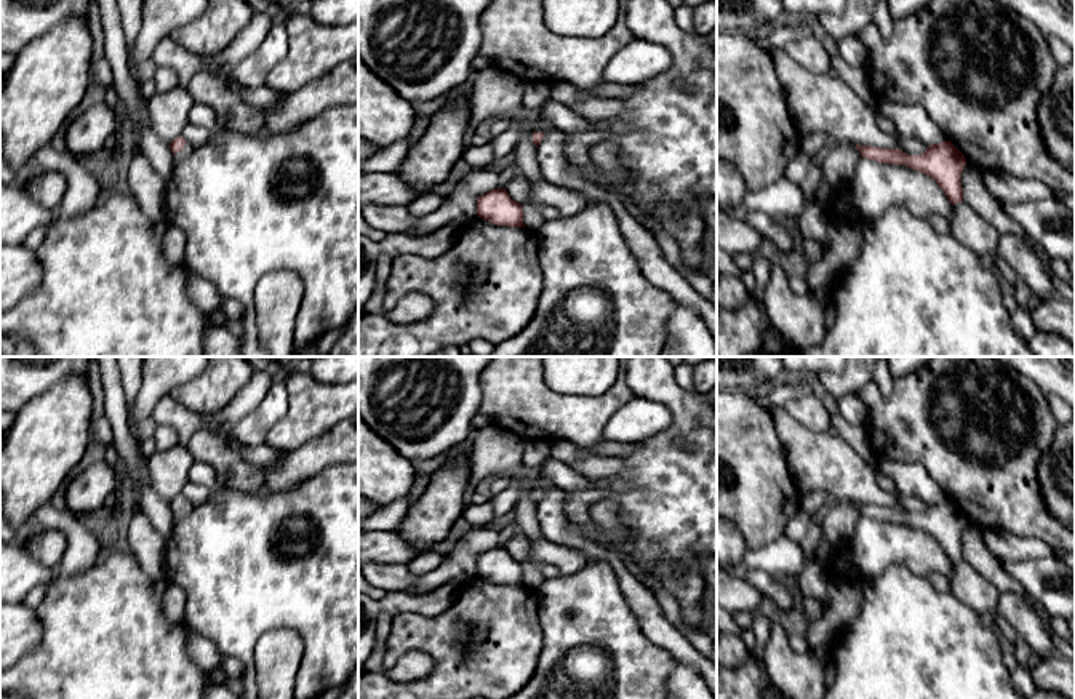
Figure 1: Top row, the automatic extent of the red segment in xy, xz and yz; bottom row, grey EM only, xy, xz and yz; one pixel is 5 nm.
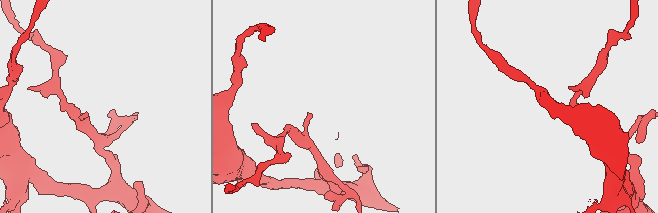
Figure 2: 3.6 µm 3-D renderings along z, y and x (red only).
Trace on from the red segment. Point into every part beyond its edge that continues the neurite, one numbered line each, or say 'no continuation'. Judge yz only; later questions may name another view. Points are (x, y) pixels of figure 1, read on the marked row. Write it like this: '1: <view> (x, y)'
no continuation

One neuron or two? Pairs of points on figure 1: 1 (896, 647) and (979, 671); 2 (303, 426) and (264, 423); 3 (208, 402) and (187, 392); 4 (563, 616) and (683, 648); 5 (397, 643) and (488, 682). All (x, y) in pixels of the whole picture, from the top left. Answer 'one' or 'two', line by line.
1: one
2: two
3: one
4: two
5: one

